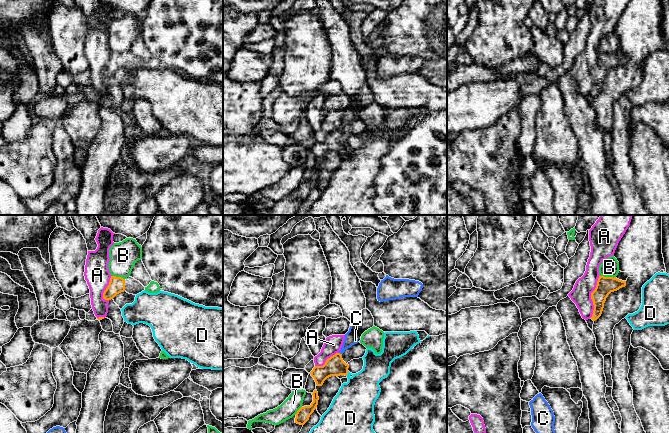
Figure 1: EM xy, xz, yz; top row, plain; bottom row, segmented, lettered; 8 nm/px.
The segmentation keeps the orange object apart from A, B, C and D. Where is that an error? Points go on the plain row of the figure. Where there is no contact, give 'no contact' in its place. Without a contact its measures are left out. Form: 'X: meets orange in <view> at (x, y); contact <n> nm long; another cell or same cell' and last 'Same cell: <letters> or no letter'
A: meets orange in yz at (591, 72); contact 360 nm long; another cell
B: meets orange in yz at (608, 53); contact 130 nm long; another cell
C: meets orange in xz at (339, 129); contact 30 nm long; same cell
D: meets orange in xz at (347, 149); contact 40 nm long; another cell
Same cell: C

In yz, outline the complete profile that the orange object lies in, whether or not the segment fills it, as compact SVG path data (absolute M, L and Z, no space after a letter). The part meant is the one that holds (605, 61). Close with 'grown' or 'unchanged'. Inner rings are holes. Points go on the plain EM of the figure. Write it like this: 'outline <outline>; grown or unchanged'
outline M599 52L595 66L591 69L594 86L591 95L597 96L603 87L606 74L611 68L617 67L626 62L626 57L617 55L616 53Z; unchanged

